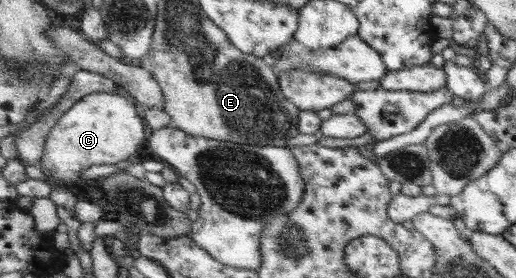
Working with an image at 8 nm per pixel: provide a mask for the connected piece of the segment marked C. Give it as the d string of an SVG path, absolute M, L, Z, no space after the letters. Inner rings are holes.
M95 92L76 102L51 129L45 144L45 154L41 158L42 173L48 181L63 186L72 186L80 182L81 173L93 165L117 165L121 161L131 161L139 144L145 140L145 121L137 106L115 92Z

